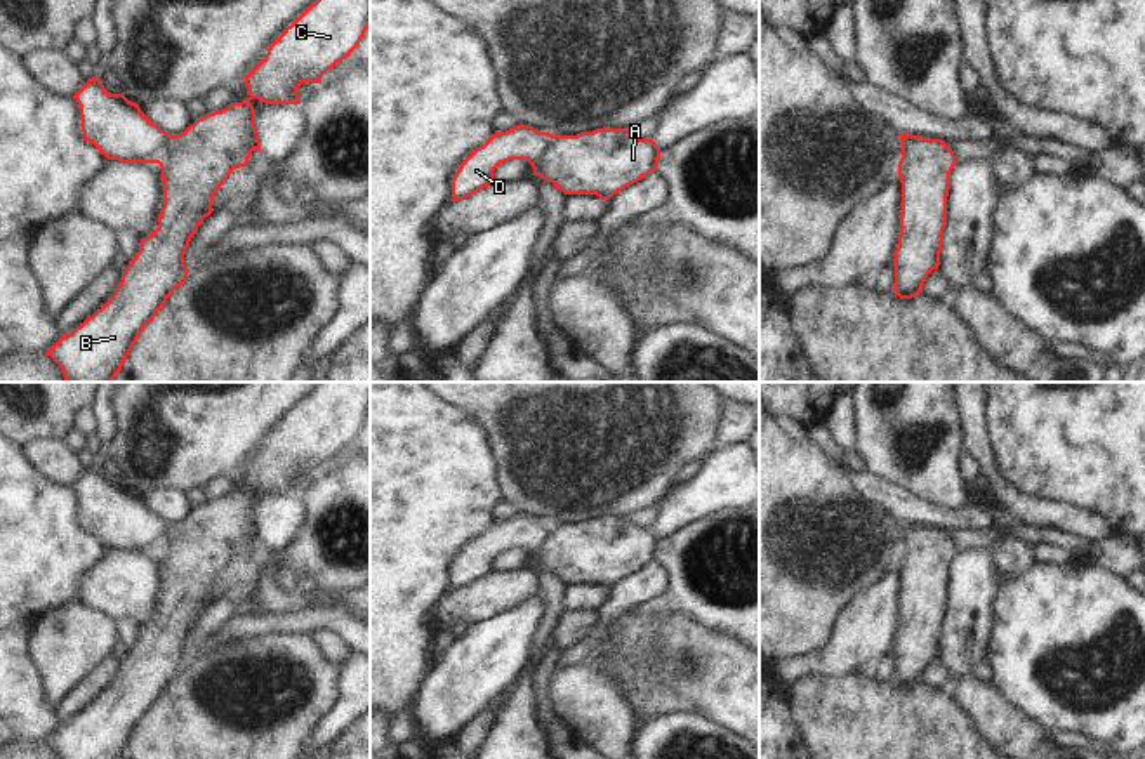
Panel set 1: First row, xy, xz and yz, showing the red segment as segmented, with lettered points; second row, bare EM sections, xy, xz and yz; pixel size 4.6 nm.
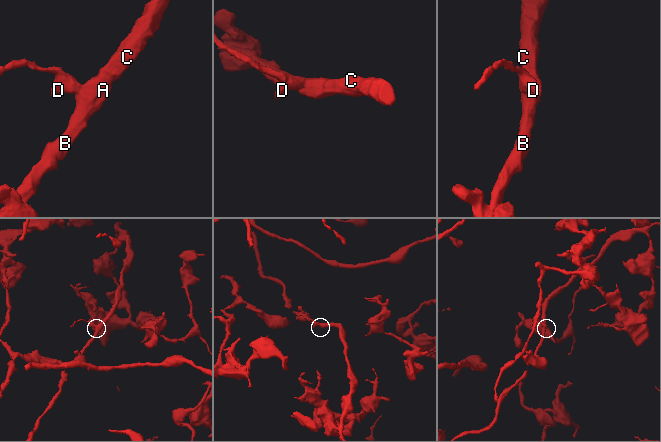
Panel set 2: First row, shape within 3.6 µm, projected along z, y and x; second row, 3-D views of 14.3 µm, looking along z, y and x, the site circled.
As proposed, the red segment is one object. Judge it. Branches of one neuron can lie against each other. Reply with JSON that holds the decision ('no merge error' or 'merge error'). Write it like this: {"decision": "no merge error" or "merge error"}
{"decision": "merge error"}

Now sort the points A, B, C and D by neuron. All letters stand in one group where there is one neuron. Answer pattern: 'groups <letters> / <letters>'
groups A B C / D

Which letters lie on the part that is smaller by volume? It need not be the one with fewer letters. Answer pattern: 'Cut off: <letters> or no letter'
Cut off: D

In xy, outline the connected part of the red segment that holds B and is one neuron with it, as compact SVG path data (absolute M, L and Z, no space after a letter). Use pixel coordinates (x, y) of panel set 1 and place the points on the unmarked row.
M321 382L269 434L264 448L245 465L248 488L207 502L184 521L170 525L158 551L163 568L163 596L158 617L141 629L122 670L108 691L47 740L61 759L122 759L139 724L153 710L167 688L188 667L184 643L193 624L214 597L214 585L235 558L248 556L254 538L261 540L252 488L266 493L301 493L297 478L304 471L321 472L321 465L358 436L370 417L370 382Z

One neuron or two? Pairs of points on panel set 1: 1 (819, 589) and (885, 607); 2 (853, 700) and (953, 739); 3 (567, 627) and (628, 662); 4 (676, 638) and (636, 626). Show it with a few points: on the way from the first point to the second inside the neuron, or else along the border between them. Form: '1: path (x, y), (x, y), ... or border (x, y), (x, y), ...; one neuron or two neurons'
1: border (885, 574), (847, 605), (831, 633); two neurons
2: path (878, 712), (904, 739), (928, 739); one neuron
3: path (582, 627), (598, 627), (615, 646); one neuron
4: border (678, 610), (647, 648), (624, 646); two neurons

